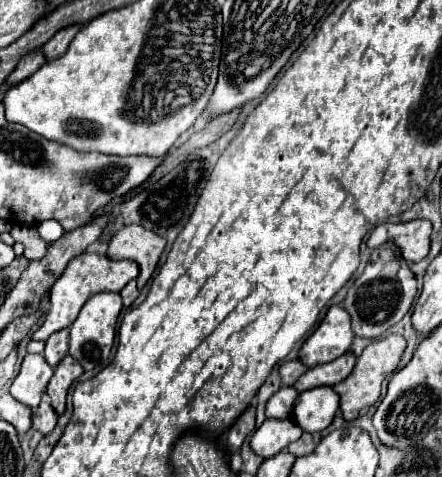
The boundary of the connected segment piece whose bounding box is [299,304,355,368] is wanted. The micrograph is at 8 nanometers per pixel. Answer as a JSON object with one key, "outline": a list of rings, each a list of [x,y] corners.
{"outline":[[[333,304],[323,316],[321,324],[303,342],[299,350],[299,360],[307,368],[335,360],[337,356],[349,350],[353,338],[355,336],[351,332],[351,320],[347,310],[343,306]]]}

